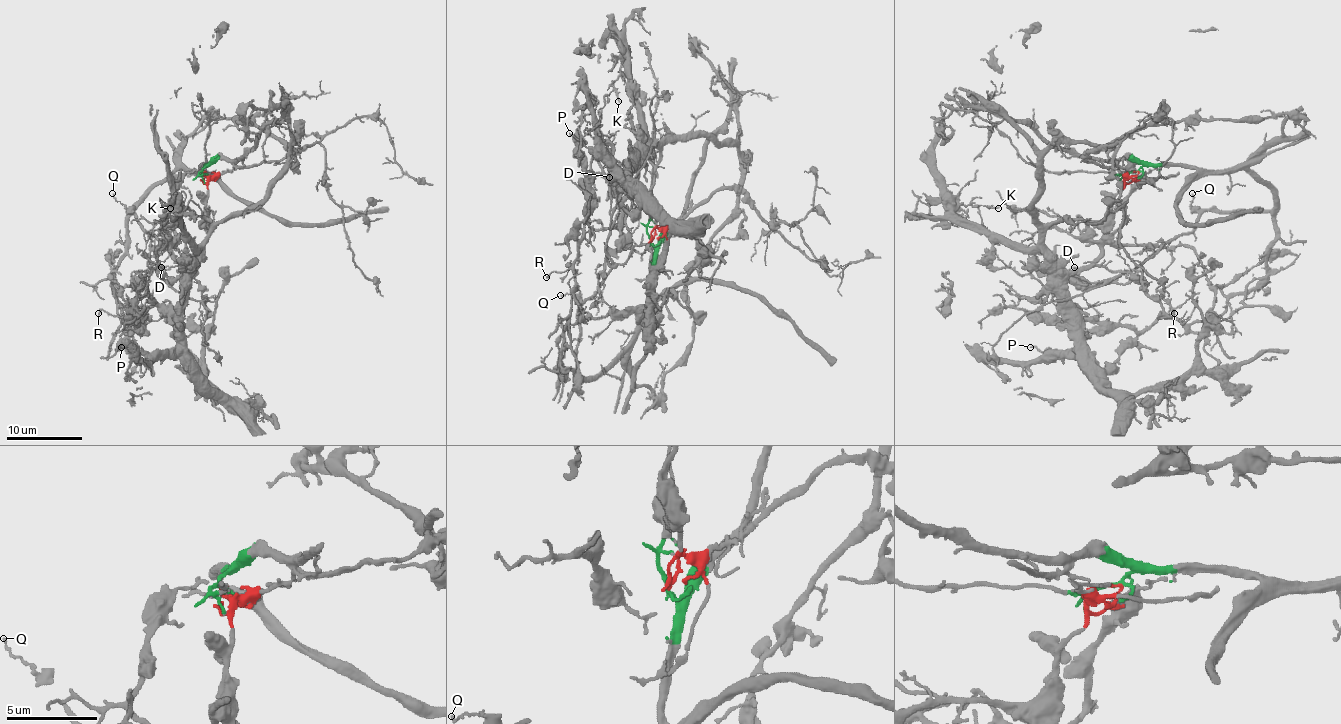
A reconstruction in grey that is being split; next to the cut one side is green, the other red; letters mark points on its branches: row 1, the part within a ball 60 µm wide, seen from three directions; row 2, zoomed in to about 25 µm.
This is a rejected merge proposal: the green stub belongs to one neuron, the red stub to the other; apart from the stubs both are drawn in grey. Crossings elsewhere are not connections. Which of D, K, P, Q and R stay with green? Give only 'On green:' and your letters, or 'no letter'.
On green: Q

